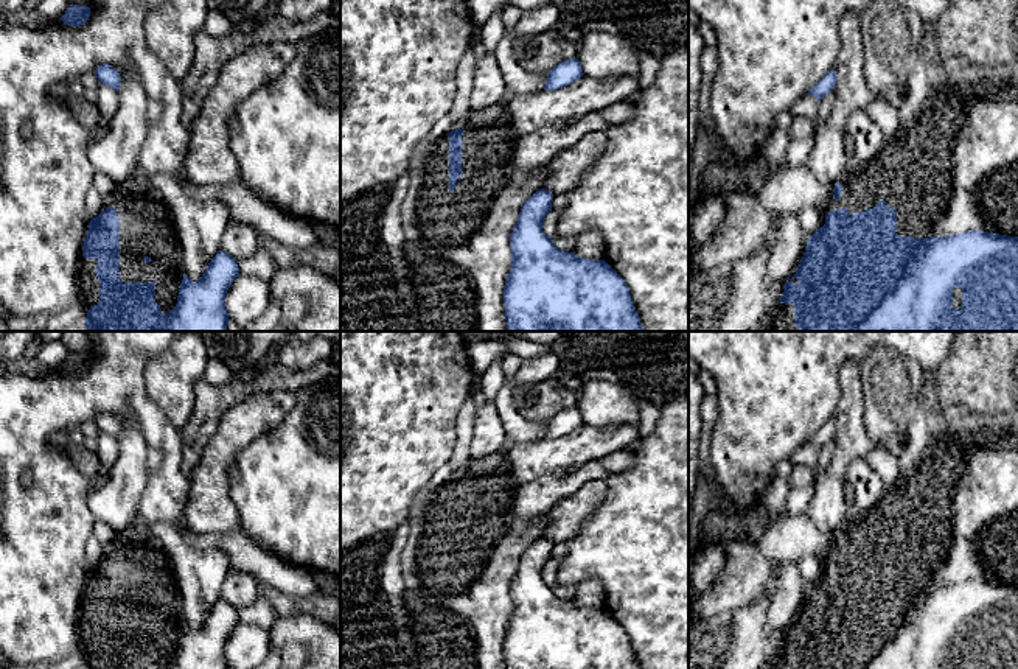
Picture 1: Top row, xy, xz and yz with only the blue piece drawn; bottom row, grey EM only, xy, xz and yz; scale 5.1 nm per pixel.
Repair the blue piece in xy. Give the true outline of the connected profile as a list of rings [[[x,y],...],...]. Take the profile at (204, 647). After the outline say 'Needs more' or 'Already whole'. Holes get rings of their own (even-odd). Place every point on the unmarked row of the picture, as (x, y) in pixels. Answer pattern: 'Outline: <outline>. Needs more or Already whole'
Outline: [[[106,555],[89,571],[84,607],[96,607],[99,650],[85,669],[230,669],[225,643],[239,624],[238,608],[219,599],[204,624],[193,630],[183,622],[176,655],[163,663],[154,649],[157,630],[123,632],[120,627],[120,566]]]. Already whole

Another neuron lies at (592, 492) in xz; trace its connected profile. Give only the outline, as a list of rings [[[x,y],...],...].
[[[589,481],[575,495],[558,501],[547,513],[541,537],[553,545],[572,540],[606,495],[606,482]]]

